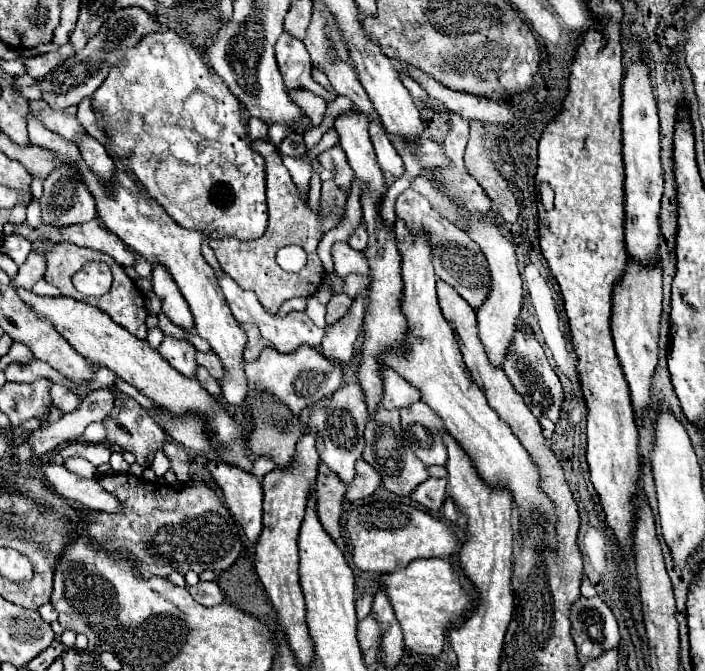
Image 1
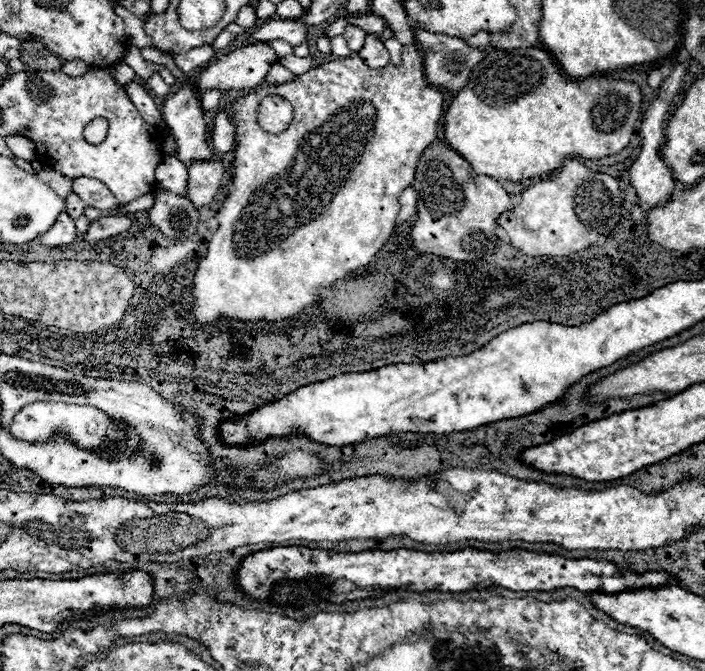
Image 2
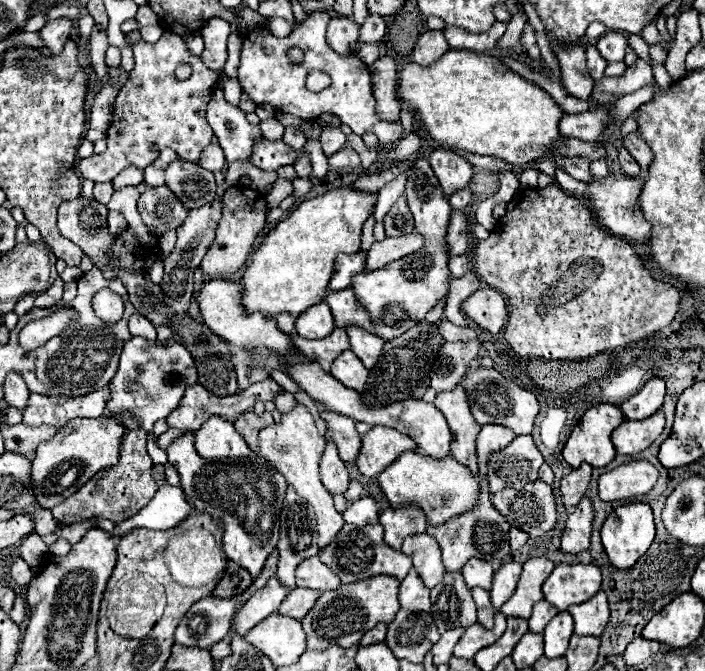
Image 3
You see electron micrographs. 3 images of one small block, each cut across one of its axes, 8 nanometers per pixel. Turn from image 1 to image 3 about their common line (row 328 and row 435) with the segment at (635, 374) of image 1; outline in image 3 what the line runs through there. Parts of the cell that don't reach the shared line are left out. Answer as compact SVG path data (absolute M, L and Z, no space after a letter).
M664 412L652 414L644 422L624 422L612 432L612 442L618 454L630 456L646 450L664 430Z

